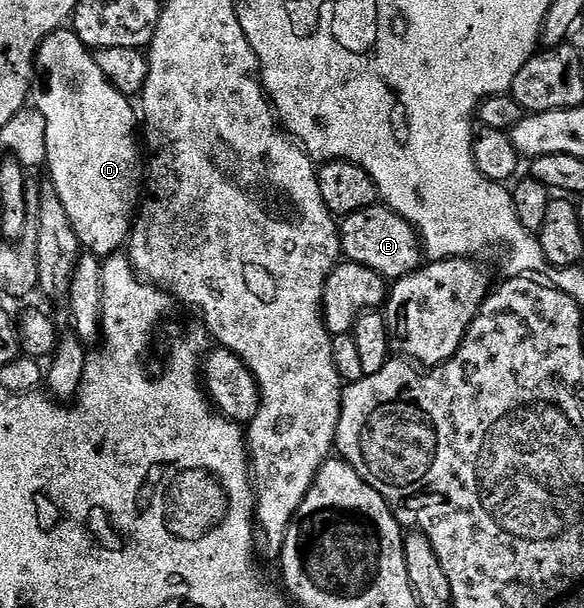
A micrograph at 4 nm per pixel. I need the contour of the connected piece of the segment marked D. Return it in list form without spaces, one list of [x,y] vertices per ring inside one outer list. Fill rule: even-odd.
[[[67,27],[45,37],[35,52],[29,101],[45,117],[45,169],[49,171],[50,184],[65,207],[80,246],[98,257],[116,254],[130,234],[135,211],[135,199],[131,195],[135,181],[141,177],[136,106],[134,109],[127,96],[111,86],[105,75],[101,75],[101,67],[96,63],[92,50],[74,37]]]

